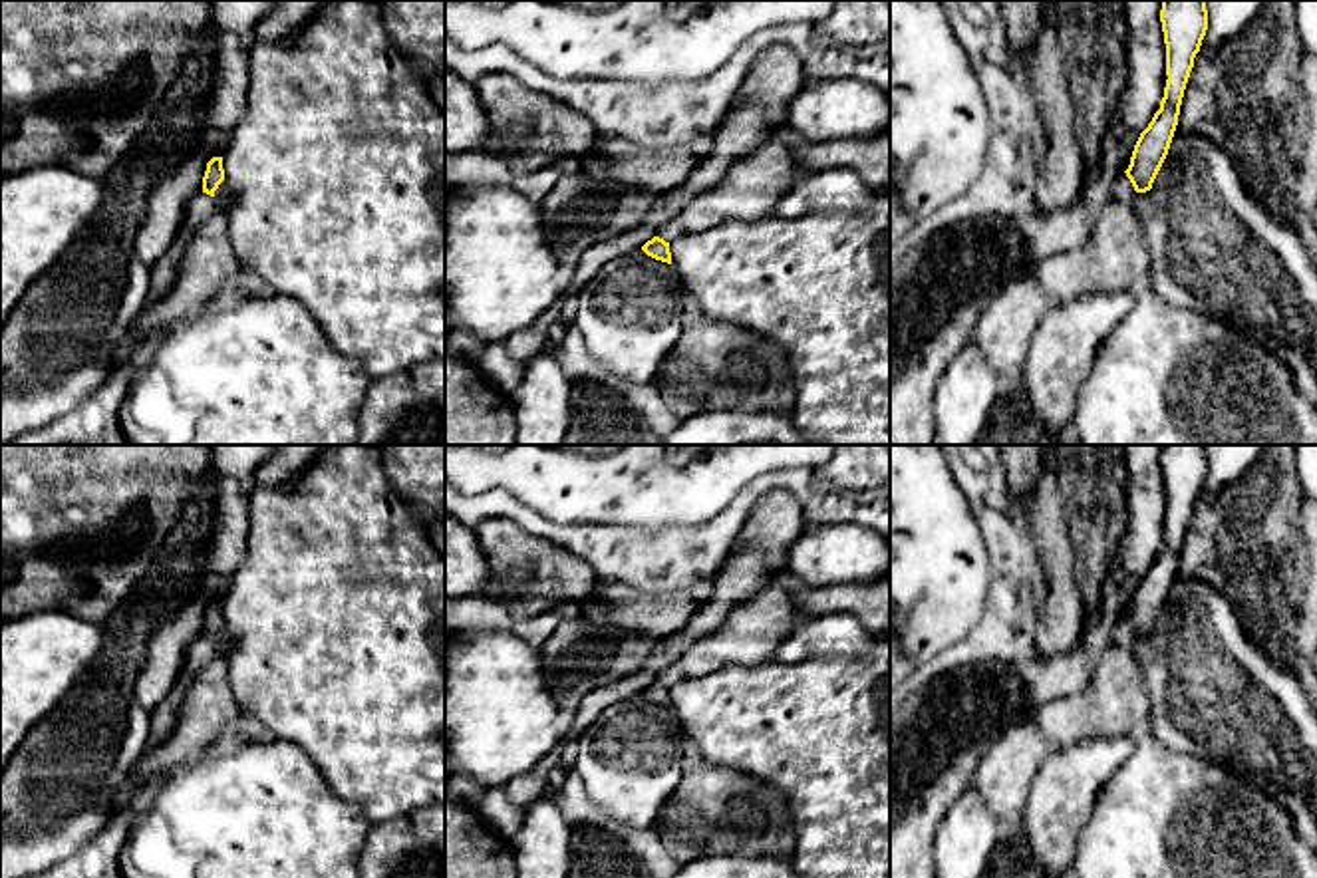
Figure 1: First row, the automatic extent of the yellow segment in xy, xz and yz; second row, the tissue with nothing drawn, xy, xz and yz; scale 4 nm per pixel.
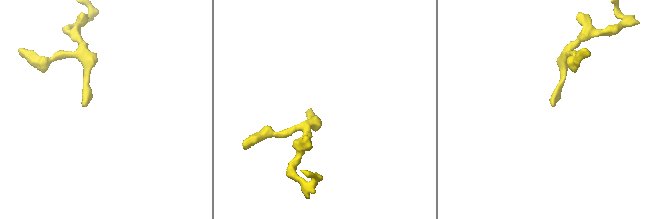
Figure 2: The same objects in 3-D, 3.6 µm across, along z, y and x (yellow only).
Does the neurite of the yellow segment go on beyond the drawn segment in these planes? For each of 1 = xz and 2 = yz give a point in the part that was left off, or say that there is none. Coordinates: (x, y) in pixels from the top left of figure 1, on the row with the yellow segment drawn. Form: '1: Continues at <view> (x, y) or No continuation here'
1: No continuation here
2: No continuation here

